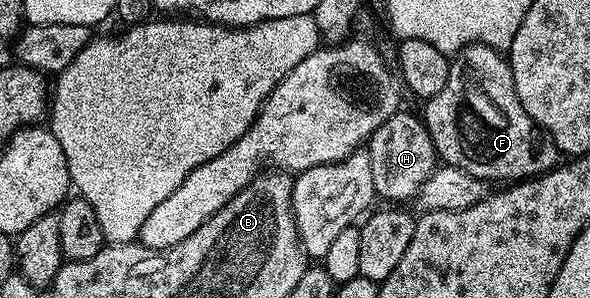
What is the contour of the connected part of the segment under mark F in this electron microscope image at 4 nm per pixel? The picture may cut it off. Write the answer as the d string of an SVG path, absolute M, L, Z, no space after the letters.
M470 43L468 47L455 52L451 59L449 81L445 81L441 93L426 100L422 107L421 118L435 146L436 156L446 166L465 169L465 173L473 173L473 177L481 177L492 184L534 179L536 175L552 170L560 162L561 153L553 137L549 137L549 133L542 131L533 117L525 113L517 97L510 62L484 43Z

